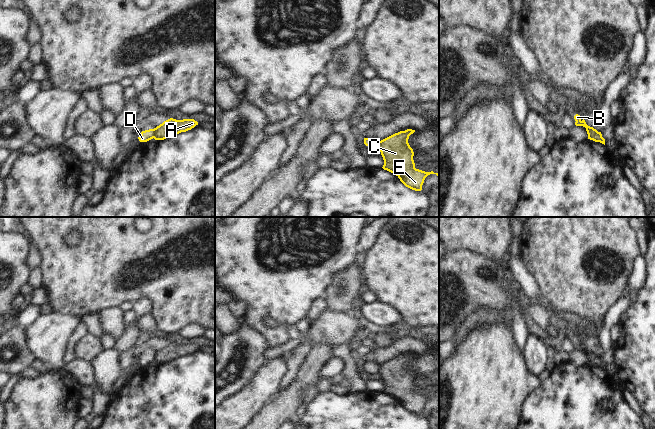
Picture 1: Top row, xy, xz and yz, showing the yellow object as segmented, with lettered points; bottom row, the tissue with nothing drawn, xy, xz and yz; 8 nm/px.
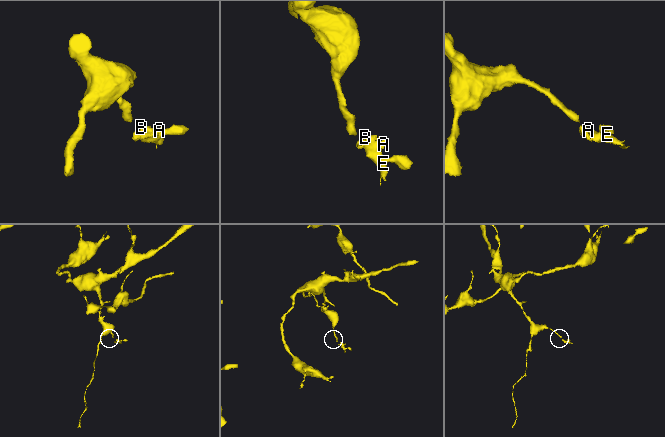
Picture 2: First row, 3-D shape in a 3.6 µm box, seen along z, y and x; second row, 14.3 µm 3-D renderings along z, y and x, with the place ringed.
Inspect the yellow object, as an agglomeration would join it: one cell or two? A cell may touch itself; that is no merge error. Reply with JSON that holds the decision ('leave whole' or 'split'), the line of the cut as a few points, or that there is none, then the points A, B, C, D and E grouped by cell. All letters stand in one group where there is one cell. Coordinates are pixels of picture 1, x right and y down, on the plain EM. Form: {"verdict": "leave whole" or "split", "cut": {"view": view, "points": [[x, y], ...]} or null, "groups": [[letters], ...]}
{"verdict": "split", "cut": {"view": "xy", "points": [[156, 352], [153, 361]]}, "groups": [["A", "B", "C", "E"], ["D"]]}

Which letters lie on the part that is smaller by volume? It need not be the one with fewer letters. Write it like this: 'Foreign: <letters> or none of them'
Foreign: A, B, C, E

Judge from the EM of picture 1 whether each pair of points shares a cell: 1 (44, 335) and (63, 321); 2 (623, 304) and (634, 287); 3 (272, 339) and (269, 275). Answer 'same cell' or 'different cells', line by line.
1: same cell
2: same cell
3: same cell

